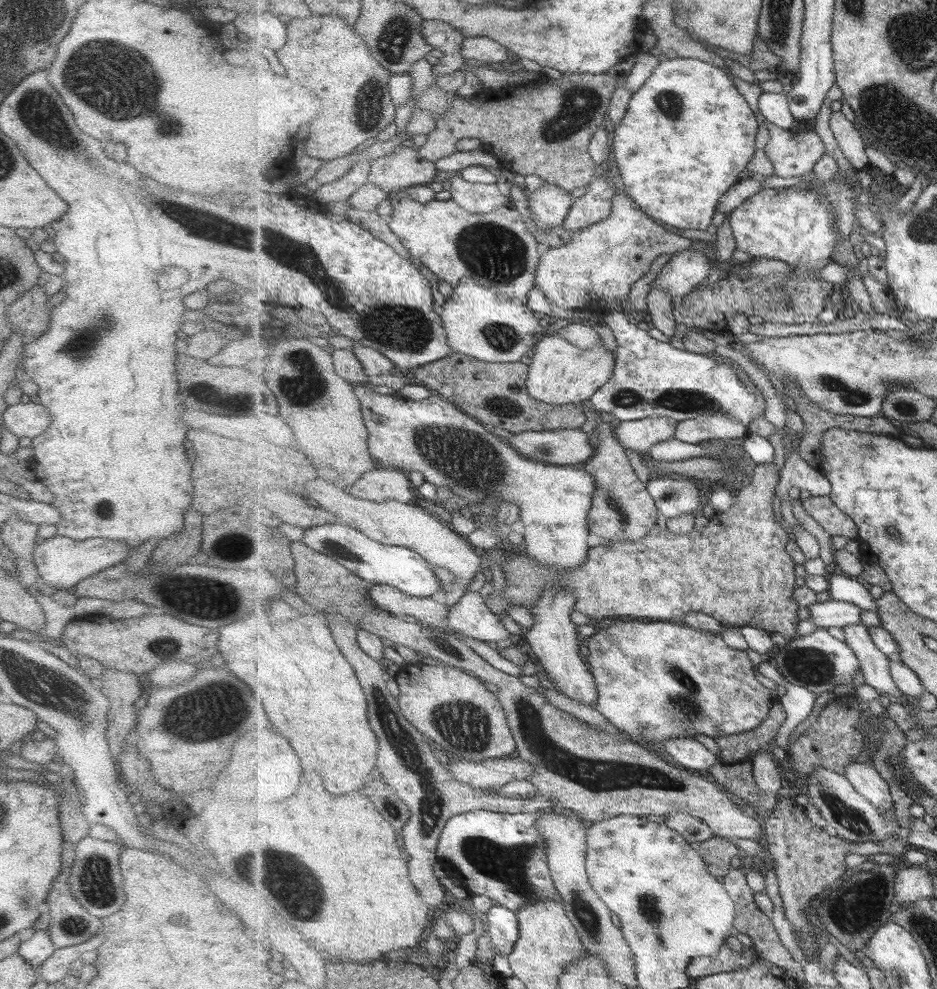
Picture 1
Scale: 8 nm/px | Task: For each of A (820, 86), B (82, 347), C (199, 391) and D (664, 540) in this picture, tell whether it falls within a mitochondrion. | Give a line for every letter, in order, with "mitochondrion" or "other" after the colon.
A: other
B: mitochondrion
C: other
D: other

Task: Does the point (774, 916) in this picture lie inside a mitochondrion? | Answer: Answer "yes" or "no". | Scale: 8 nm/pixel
no

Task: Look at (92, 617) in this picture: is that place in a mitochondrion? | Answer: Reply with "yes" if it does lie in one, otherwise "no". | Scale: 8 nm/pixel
no

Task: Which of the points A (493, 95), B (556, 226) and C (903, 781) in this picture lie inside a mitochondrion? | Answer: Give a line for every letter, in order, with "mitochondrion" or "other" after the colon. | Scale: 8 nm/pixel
A: other
B: other
C: other

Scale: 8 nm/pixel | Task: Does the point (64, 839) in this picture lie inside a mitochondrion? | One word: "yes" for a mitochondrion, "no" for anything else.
no

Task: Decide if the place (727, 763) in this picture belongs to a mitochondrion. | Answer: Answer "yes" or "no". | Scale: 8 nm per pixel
no

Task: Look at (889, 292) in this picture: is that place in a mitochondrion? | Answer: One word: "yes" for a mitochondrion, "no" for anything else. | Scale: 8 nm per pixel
no

